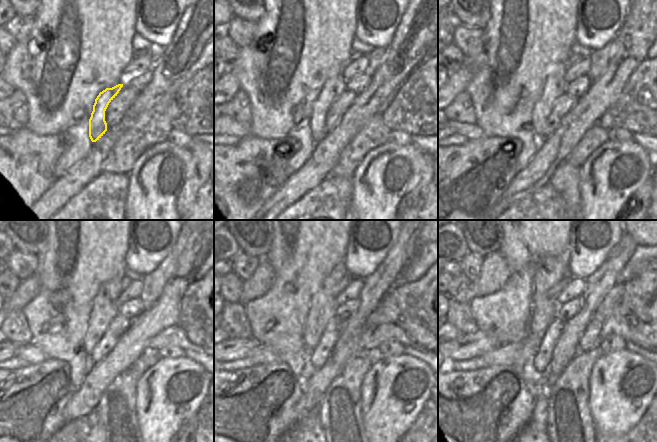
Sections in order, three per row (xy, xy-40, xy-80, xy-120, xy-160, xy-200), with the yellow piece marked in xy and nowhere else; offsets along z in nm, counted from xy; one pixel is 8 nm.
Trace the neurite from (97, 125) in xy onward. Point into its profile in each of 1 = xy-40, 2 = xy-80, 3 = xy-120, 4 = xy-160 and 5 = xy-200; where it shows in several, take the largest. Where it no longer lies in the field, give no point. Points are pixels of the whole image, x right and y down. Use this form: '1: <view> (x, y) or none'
1: xy-40 (333, 88)
2: xy-80 (555, 85)
3: xy-120 (104, 309)
4: xy-160 (323, 305)
5: xy-200 (549, 271)

